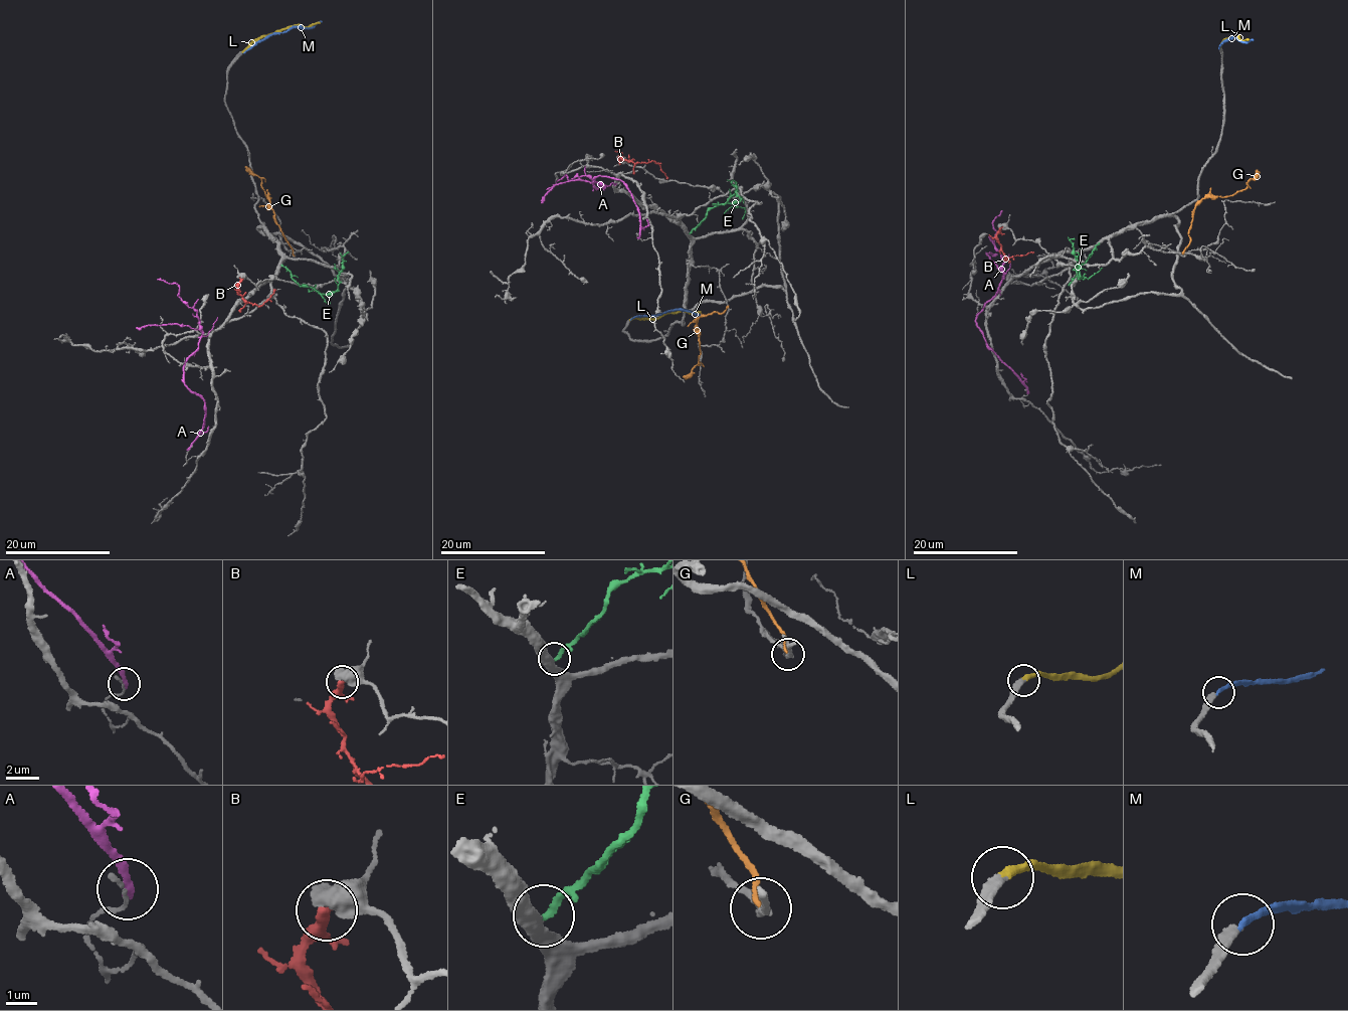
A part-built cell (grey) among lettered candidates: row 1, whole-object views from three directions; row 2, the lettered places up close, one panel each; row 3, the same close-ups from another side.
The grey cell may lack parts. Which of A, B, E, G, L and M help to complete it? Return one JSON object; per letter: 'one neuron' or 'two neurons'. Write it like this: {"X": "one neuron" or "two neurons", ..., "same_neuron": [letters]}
{"A": "two neurons", "B": "two neurons", "E": "two neurons", "G": "two neurons", "L": "one neuron", "M": "two neurons", "same_neuron": ["L"]}

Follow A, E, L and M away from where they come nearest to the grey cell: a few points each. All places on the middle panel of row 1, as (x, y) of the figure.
A: (638, 236), (632, 195), (622, 182), (598, 177), (592, 183), (597, 188), (604, 185), (566, 175), (547, 189)
E: (690, 233), (711, 209), (738, 203), (740, 197), (732, 182), (736, 182)
L: (630, 320), (688, 310), (701, 312)
M: (630, 319), (671, 310), (691, 310), (703, 316)

